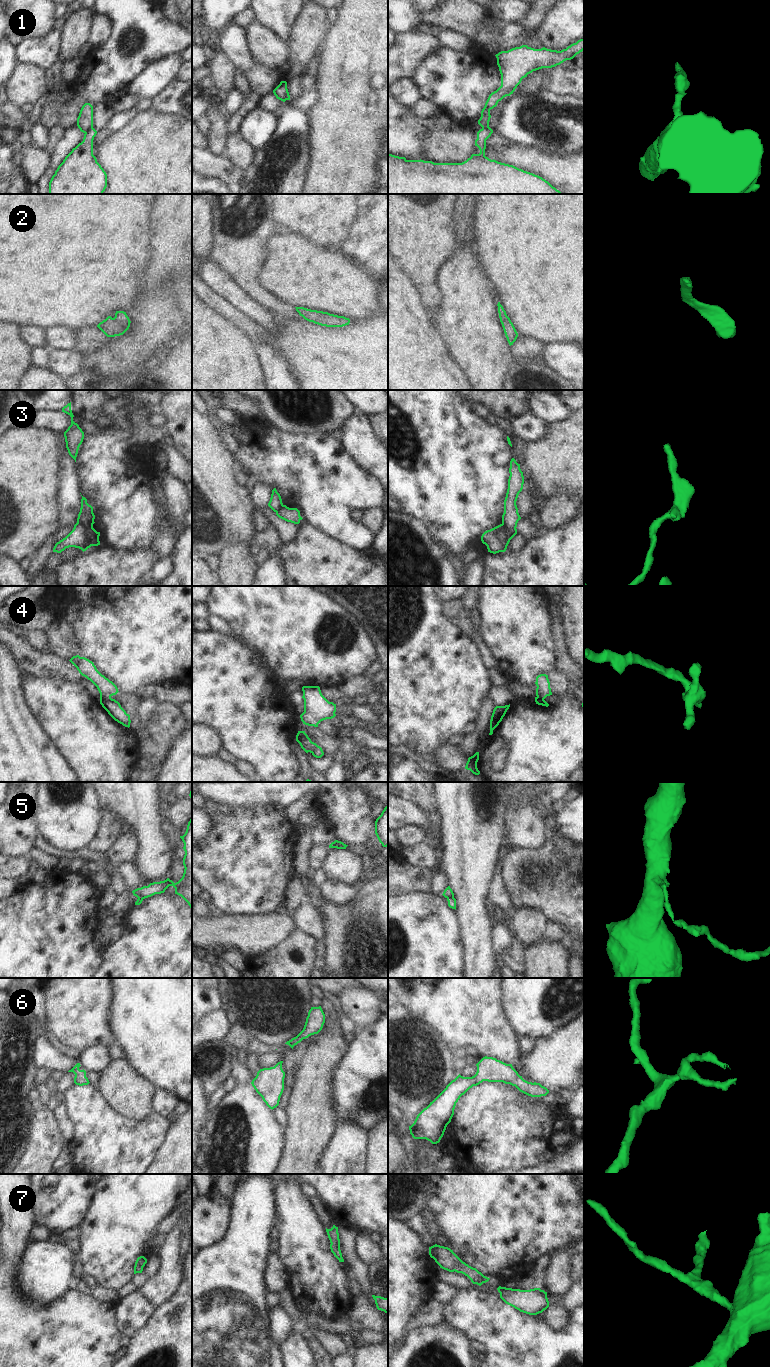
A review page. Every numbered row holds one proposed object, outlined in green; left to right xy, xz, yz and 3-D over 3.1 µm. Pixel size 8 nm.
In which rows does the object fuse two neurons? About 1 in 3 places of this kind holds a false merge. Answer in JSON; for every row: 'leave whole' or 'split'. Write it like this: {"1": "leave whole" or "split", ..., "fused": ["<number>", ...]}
{"1": "split", "2": "leave whole", "3": "split", "4": "split", "5": "split", "6": "leave whole", "7": "leave whole", "fused": ["1", "3", "4", "5"]}

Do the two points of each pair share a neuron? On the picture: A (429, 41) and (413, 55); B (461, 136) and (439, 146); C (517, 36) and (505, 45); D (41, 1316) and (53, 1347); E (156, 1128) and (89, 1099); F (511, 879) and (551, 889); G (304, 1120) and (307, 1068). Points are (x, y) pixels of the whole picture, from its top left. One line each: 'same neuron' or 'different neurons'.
A: same neuron
B: same neuron
C: same neuron
D: same neuron
E: same neuron
F: same neuron
G: same neuron

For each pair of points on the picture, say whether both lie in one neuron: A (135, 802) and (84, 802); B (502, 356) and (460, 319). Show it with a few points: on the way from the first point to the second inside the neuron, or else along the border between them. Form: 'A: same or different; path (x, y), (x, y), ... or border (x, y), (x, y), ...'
A: different; border (95, 792), (98, 804), (102, 809)
B: same; path (492, 351), (470, 329)

